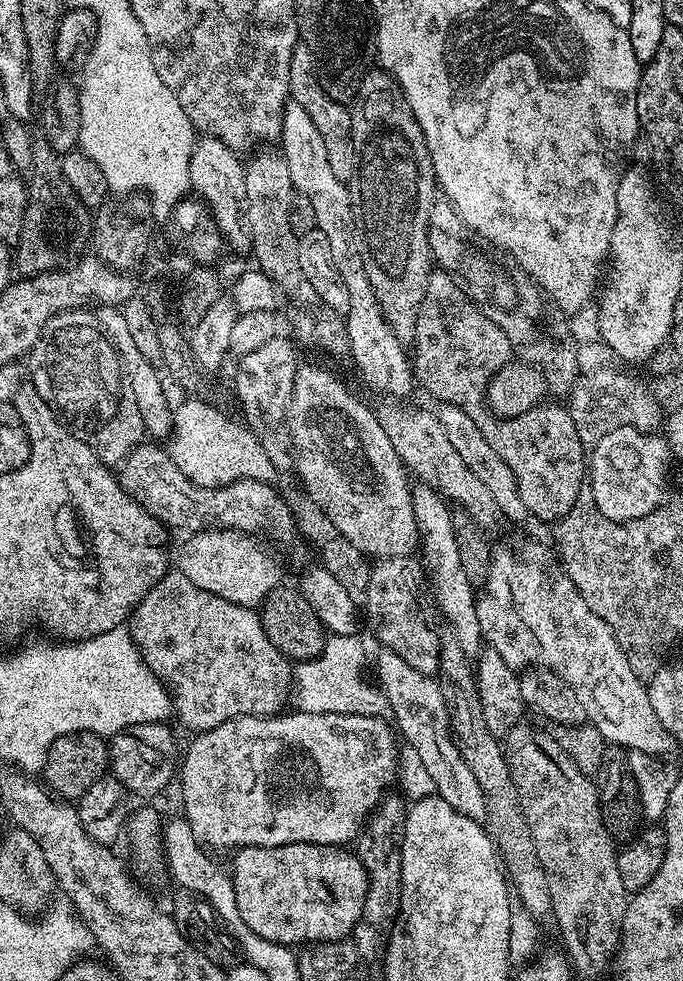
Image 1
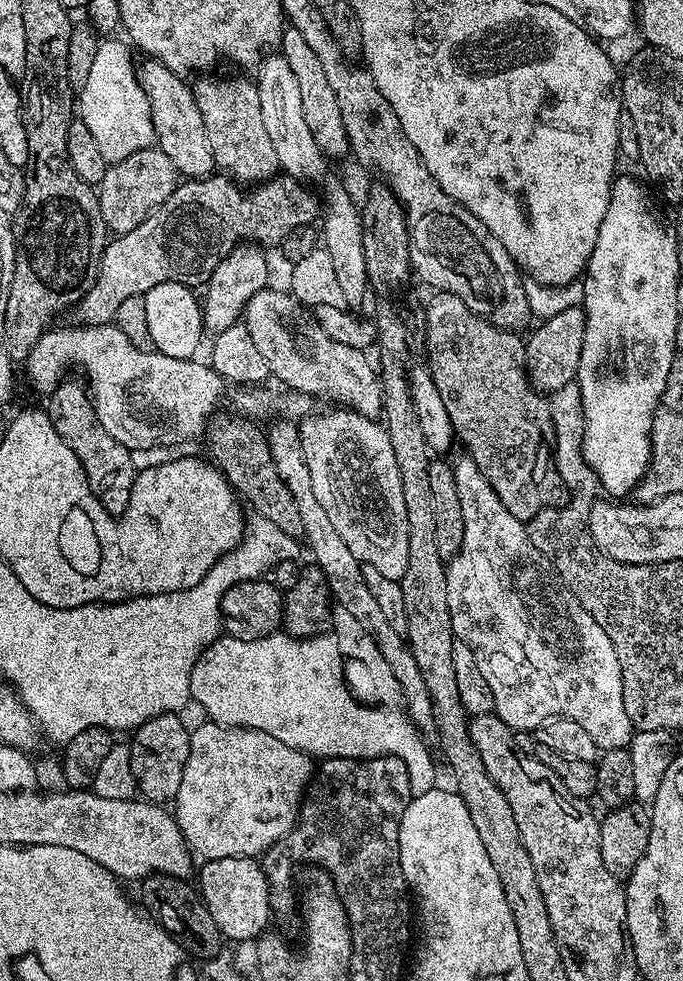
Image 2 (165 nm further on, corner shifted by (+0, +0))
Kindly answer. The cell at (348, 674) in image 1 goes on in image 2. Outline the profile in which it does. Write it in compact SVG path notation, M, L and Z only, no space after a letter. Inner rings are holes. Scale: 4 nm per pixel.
M278 631L273 636L267 636L266 638L243 640L242 638L234 638L233 636L224 634L210 644L201 656L197 658L196 665L193 666L193 672L190 674L189 694L195 703L198 702L204 707L204 712L208 715L205 717L209 721L224 724L227 728L257 728L266 734L270 734L270 738L278 738L278 742L284 742L286 746L290 746L299 752L306 752L313 758L331 758L334 756L341 756L347 760L366 760L369 756L393 756L394 758L402 758L402 762L406 764L406 770L410 774L410 786L412 787L413 796L421 796L429 792L431 788L437 787L436 764L432 761L431 754L424 749L423 742L420 741L421 733L413 727L407 715L403 711L379 712L376 708L363 708L348 693L348 688L344 685L344 667L346 667L346 664L338 650L338 642L335 636L331 634L325 634L325 636L320 636L321 634L308 634L303 638L297 638L292 634L287 634L288 636L284 635L285 633L283 631Z

